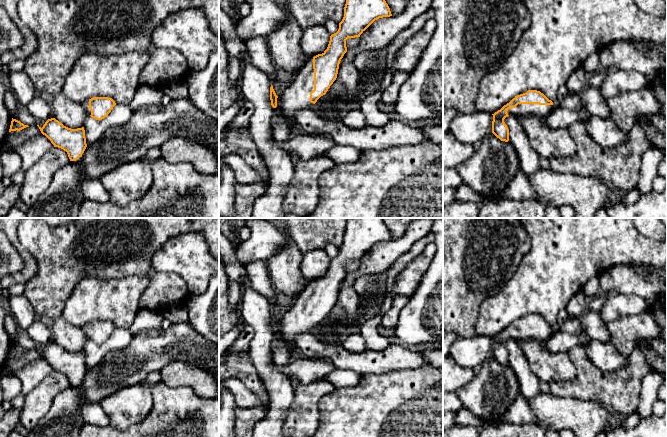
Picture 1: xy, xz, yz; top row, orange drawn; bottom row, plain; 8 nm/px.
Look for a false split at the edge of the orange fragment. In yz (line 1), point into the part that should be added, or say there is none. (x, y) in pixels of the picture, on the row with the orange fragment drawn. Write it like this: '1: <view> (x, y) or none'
1: yz (536, 110)

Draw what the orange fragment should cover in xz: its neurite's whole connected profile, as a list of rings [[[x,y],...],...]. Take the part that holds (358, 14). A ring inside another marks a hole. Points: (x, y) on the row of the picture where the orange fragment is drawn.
[[[346,0],[344,17],[338,31],[330,36],[327,49],[310,58],[279,96],[271,85],[272,107],[292,121],[297,111],[312,108],[336,80],[340,61],[347,52],[346,40],[360,37],[375,20],[390,16],[385,0]]]

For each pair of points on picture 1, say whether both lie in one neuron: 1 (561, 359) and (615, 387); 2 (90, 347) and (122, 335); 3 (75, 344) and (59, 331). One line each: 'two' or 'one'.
1: two
2: one
3: one

